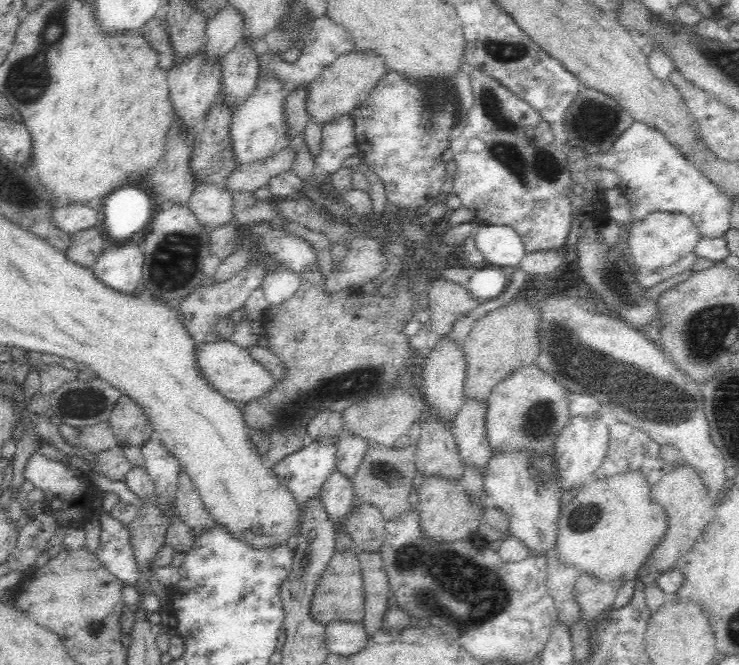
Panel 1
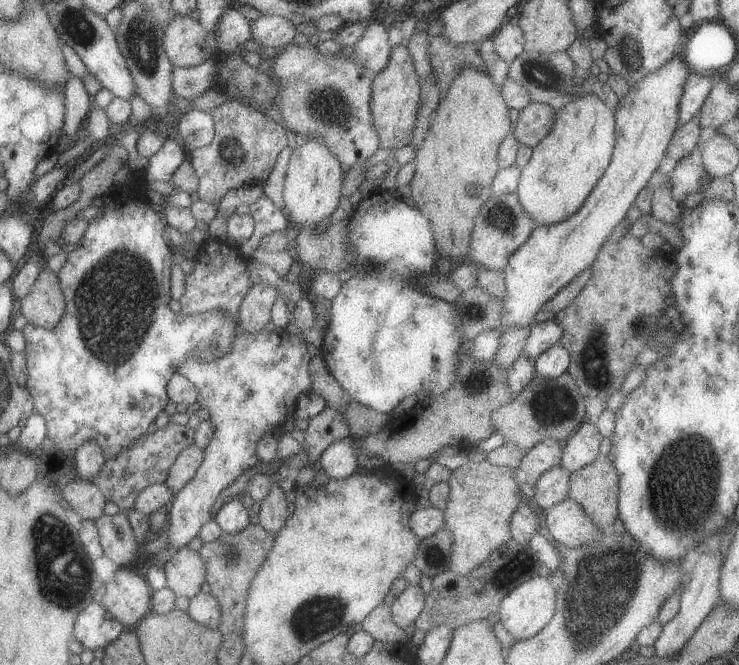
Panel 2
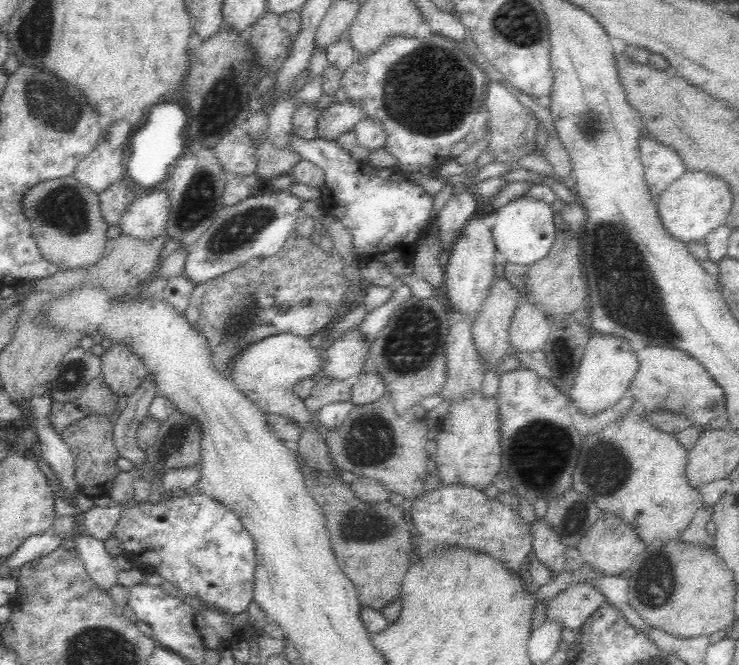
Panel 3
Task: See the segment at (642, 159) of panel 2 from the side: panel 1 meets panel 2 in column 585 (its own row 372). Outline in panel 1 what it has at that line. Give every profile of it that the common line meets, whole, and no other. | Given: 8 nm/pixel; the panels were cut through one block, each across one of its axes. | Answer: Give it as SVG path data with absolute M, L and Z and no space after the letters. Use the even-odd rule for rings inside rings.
M230 342L196 343L195 356L198 361L198 369L206 377L206 381L218 389L227 400L234 401L234 403L250 403L251 400L266 395L274 387L273 376L262 365L254 361L244 351L244 348Z

